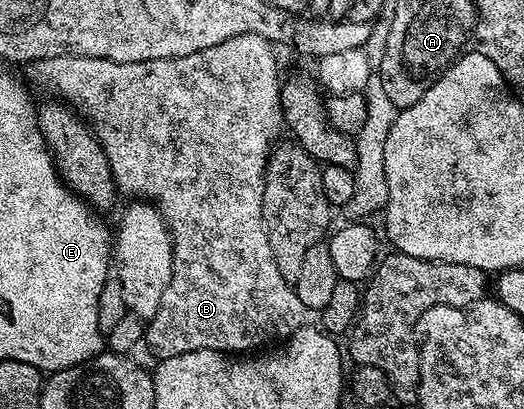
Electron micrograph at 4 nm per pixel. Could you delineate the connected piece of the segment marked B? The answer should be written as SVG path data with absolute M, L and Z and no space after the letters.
M240 34L184 58L112 62L57 56L29 65L30 76L40 87L69 104L90 125L108 154L119 193L153 204L168 226L174 243L174 273L144 337L155 357L167 360L192 350L250 354L285 340L307 323L308 309L294 293L294 285L284 282L272 258L262 217L266 162L279 139L278 131L284 128L282 80L274 52L275 45L260 34Z

